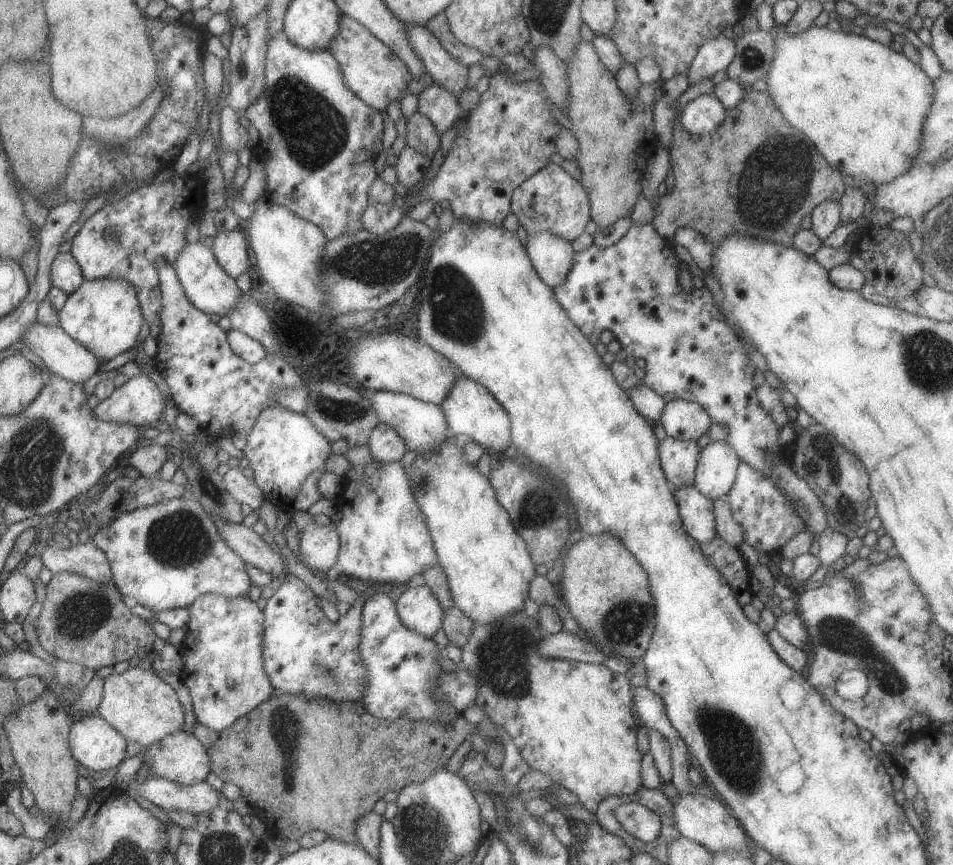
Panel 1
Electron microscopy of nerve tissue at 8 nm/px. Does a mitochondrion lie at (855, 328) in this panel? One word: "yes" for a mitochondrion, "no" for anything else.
no

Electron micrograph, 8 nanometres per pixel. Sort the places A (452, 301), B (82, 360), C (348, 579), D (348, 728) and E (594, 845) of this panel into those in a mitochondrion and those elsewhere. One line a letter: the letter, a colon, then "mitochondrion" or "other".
A: mitochondrion
B: other
C: other
D: other
E: other

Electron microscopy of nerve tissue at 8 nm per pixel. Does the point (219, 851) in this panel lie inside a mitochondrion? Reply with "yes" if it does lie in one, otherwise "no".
yes

